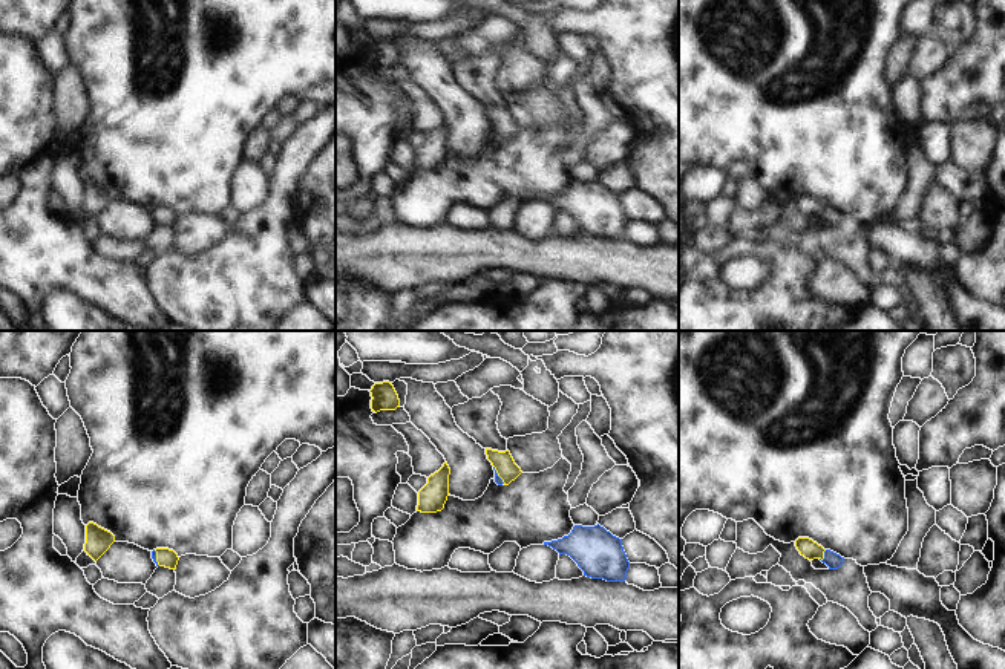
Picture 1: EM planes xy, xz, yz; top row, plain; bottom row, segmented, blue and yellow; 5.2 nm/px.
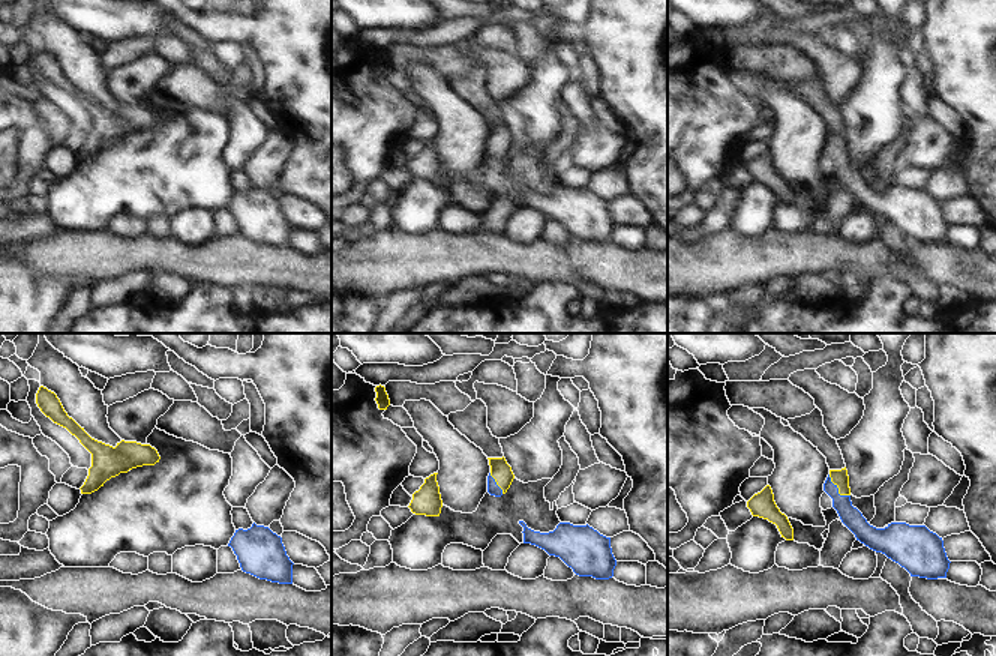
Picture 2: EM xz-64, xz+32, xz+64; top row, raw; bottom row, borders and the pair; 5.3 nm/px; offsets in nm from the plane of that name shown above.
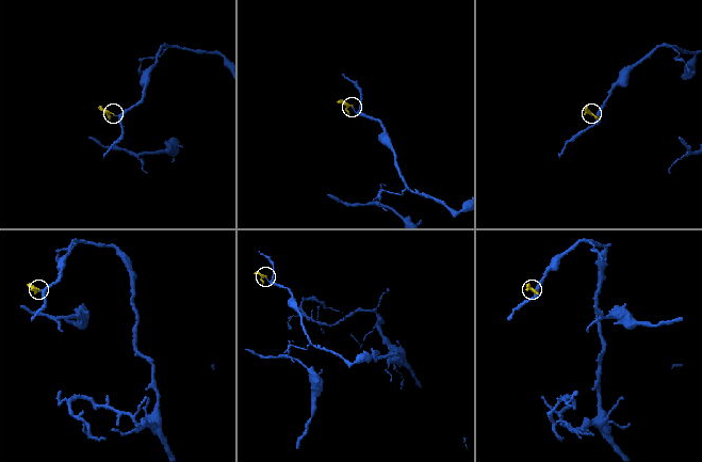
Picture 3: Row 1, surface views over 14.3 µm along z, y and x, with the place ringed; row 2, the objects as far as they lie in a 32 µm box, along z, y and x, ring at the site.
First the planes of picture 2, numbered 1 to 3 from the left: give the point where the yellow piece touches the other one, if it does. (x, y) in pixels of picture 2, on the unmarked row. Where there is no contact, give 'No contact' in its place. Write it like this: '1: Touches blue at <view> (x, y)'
1: No contact
2: Touches blue at xz+32 (495, 147)
3: Touches blue at xz+64 (837, 153).

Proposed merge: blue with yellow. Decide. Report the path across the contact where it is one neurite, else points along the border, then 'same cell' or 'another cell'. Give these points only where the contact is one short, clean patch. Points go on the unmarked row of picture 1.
across yz (834, 218), (824, 213), (811, 207) | same cell

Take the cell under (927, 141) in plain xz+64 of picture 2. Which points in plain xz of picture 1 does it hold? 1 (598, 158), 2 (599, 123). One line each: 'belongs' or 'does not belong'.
1: belongs
2: does not belong

